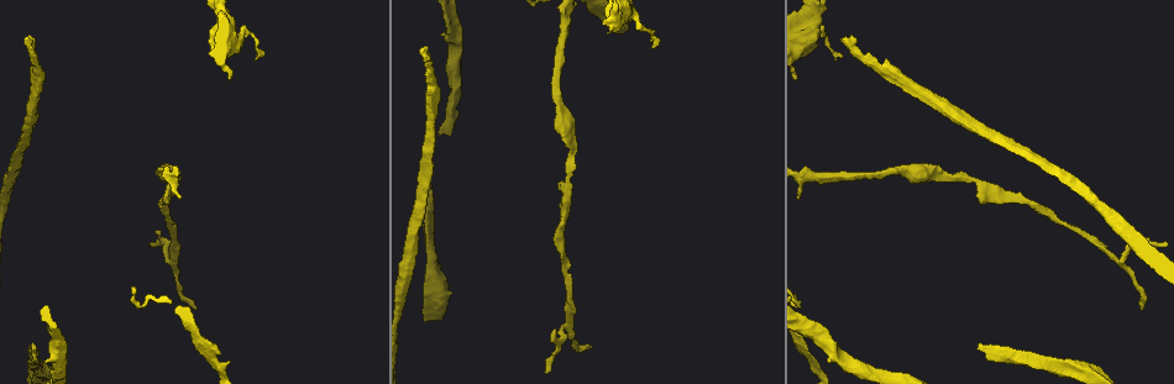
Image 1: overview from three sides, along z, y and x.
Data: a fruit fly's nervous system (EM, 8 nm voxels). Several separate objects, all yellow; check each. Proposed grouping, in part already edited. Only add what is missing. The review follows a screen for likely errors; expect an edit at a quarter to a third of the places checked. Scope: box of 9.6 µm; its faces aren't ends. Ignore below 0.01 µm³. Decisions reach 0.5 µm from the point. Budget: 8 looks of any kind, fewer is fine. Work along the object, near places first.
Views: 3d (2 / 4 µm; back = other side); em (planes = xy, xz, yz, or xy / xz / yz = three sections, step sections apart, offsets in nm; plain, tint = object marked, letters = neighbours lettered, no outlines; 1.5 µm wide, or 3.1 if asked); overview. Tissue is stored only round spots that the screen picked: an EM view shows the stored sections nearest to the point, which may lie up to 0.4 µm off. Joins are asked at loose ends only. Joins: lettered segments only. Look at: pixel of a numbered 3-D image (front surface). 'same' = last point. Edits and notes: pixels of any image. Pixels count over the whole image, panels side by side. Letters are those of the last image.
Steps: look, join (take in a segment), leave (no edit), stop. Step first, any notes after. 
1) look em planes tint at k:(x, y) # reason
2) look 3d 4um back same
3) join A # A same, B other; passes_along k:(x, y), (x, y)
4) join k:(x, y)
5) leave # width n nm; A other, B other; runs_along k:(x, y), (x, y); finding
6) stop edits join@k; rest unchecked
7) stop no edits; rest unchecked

look em yz step 4 letters at 1:(29, 40) # free end

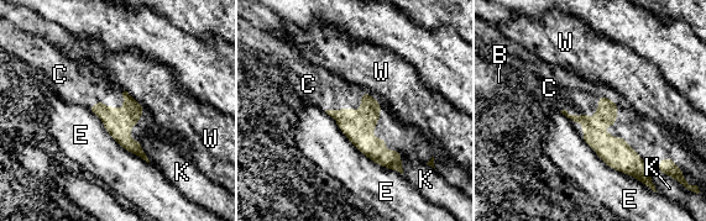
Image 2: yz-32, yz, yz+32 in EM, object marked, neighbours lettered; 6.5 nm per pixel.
look em planes letters same

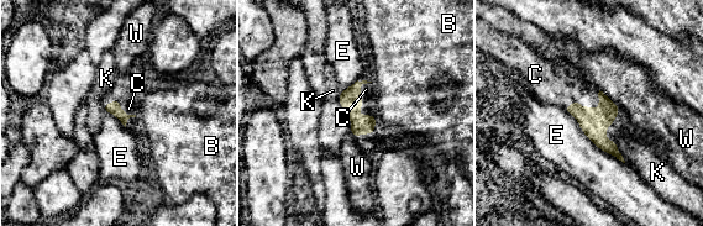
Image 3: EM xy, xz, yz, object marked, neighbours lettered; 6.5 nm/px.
join C # longest_contact E 550 nm; B other, C same, E other, K other, W other; it goes on there

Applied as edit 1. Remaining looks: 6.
look overview # redraw

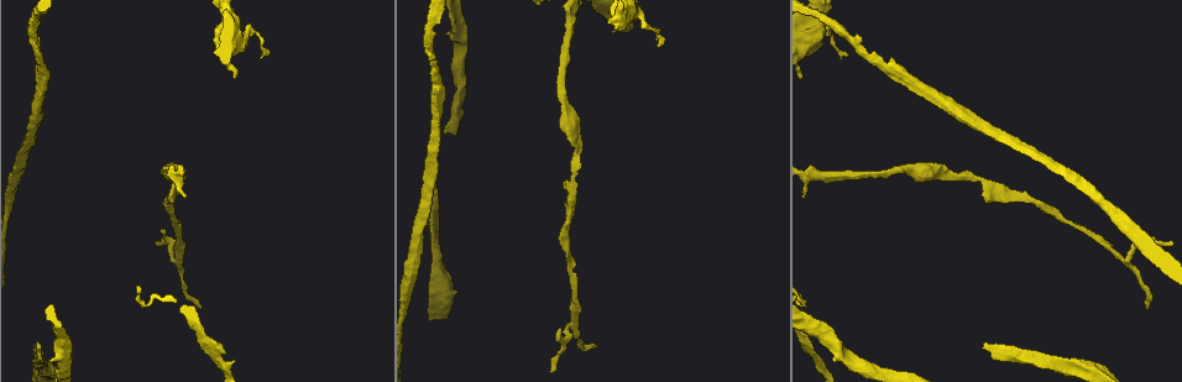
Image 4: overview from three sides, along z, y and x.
look 3d 2um at 4:(262, 57) # an open end

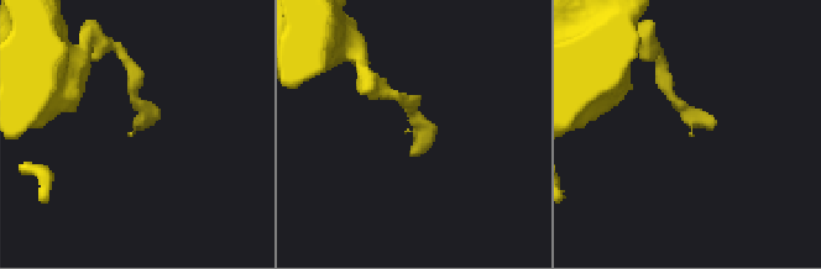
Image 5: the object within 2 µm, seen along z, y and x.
look em planes letters at 5:(414, 152)

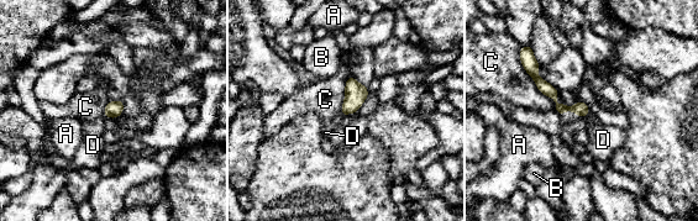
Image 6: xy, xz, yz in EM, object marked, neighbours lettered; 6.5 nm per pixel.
leave # width 90 nm; A other, B other, C other, D other; border 6:(518, 53), (540, 91), (580, 100); no lettered segment goes on from it

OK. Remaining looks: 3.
look em planes letters at 4:(984, 343) # branch stops here

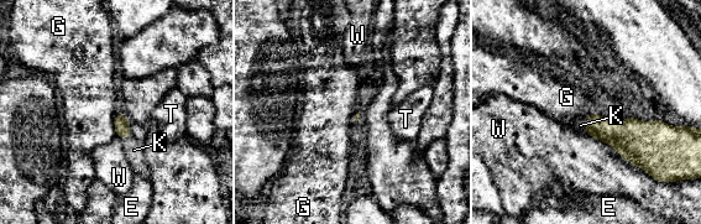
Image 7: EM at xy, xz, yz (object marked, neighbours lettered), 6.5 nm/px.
join K # E other, G other, K same, T other, W other; passes_along 7:(623, 135), (587, 125), (580, 125); the neuron continues

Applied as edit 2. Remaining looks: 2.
stop edits join@3, join@7; rest unchecked

